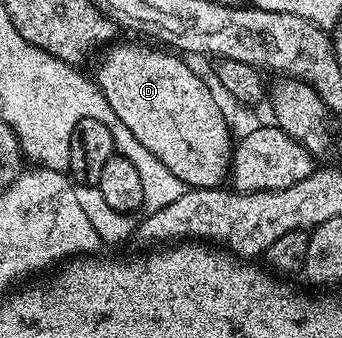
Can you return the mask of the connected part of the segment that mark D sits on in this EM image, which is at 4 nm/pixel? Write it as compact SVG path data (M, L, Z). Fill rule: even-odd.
M119 40L102 51L103 59L95 74L93 73L93 80L99 86L99 91L109 101L117 118L129 128L129 132L133 132L141 140L141 144L145 144L187 188L200 190L222 187L229 178L233 149L233 137L231 138L231 130L227 127L227 118L223 115L222 108L215 103L210 88L182 62L184 59L178 53L168 52L151 44L143 45L147 46Z

